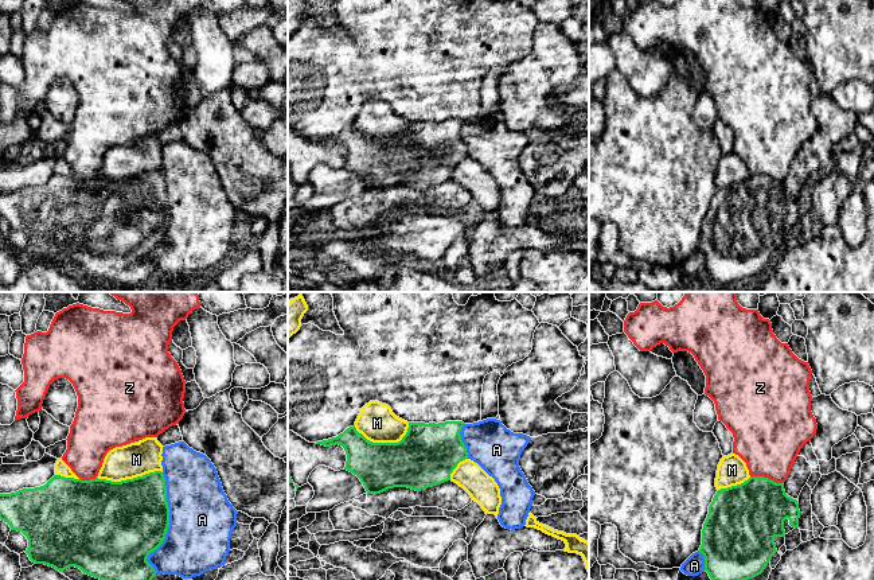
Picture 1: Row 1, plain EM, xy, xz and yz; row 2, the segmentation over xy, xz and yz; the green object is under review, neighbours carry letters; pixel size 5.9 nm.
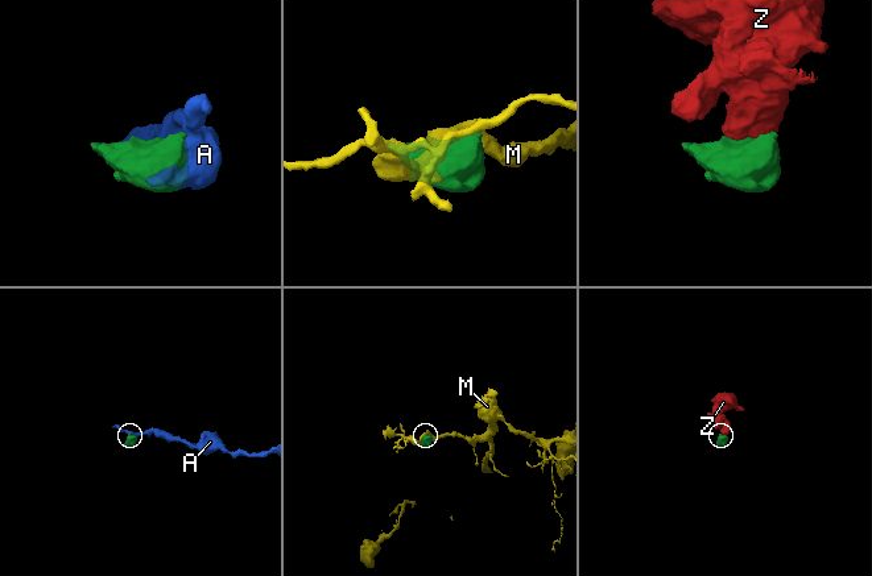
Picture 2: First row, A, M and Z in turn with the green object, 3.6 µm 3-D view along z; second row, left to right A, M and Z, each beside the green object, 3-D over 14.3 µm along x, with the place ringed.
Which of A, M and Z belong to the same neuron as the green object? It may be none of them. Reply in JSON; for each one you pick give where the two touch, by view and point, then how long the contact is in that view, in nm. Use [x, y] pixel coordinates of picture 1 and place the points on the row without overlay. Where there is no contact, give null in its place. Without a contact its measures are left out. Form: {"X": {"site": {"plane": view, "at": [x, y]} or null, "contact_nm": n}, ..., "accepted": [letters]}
{"accepted": []}

